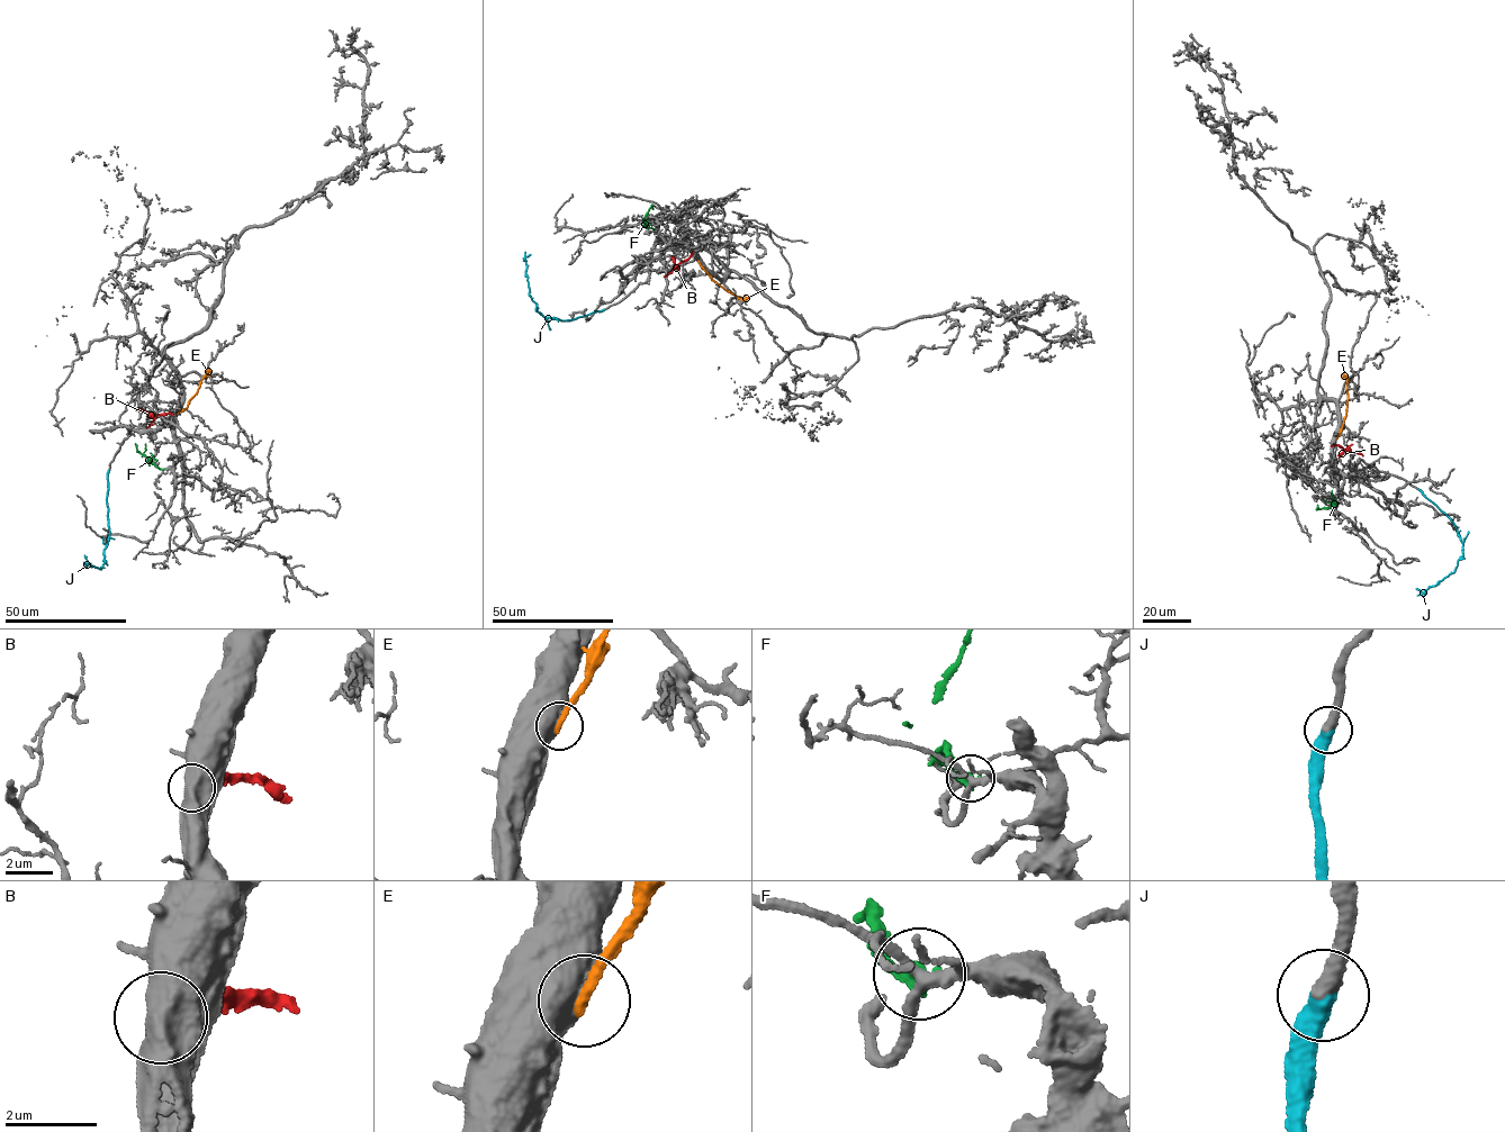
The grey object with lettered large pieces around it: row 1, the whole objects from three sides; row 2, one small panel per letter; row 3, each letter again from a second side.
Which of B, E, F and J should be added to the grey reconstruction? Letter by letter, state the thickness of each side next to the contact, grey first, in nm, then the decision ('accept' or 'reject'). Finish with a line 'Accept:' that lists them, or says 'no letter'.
B: calibres 850 and 340 nm; reject
E: calibres 750 and 240 nm; reject
F: calibres 240 and 280 nm; reject
J: calibres 380 and 480 nm; accept
Accept: J

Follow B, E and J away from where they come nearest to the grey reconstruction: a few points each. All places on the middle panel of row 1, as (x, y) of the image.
B: (693, 252), (676, 269), (673, 255)
E: (697, 260), (721, 286), (737, 297), (748, 297)
J: (603, 309), (564, 320), (544, 317), (535, 310), (530, 297), (525, 262), (530, 254)

